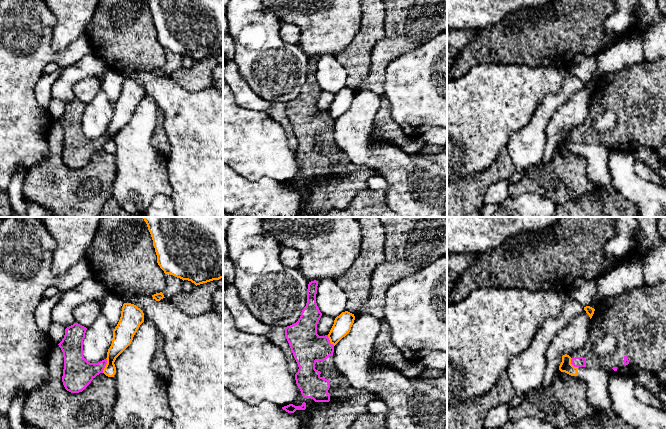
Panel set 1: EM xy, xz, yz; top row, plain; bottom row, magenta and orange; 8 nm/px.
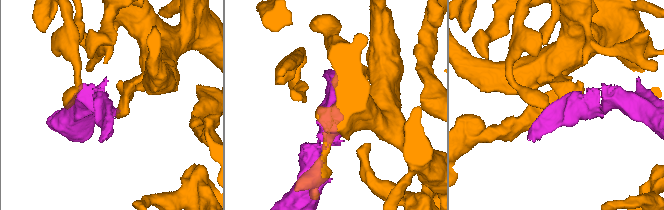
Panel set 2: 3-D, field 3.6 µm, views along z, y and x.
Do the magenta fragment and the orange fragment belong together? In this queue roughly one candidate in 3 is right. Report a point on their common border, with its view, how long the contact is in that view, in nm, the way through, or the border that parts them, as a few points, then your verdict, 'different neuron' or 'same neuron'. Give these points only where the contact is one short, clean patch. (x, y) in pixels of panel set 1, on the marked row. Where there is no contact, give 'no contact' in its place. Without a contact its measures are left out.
meets magenta in xy at (105, 365); contact 120 nm long; border along xy (106, 358), (106, 364), (102, 372); different neuron

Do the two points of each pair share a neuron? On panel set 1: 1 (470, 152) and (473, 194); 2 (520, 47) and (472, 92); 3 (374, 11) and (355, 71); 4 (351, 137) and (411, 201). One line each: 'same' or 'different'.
1: different
2: different
3: same
4: same

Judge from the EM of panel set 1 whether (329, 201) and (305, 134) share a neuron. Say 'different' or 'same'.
same

